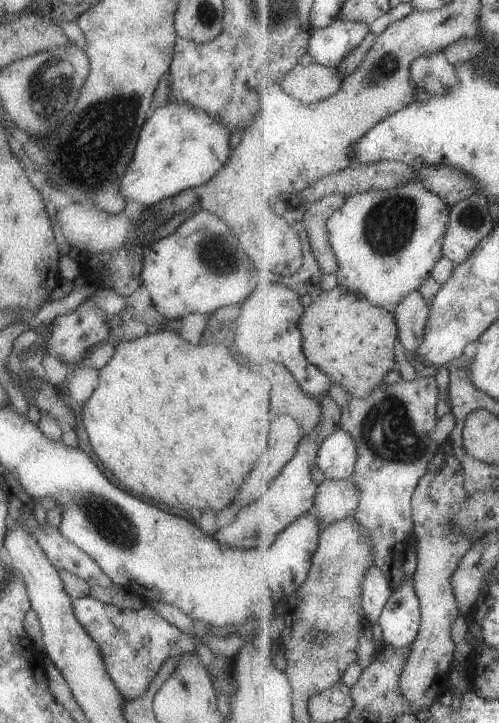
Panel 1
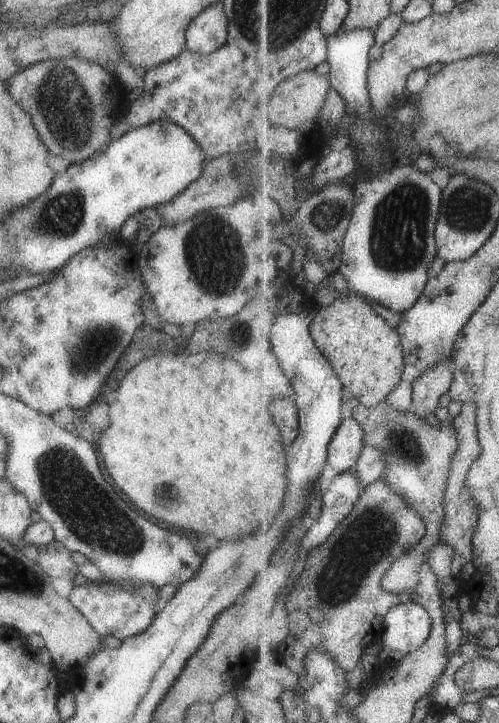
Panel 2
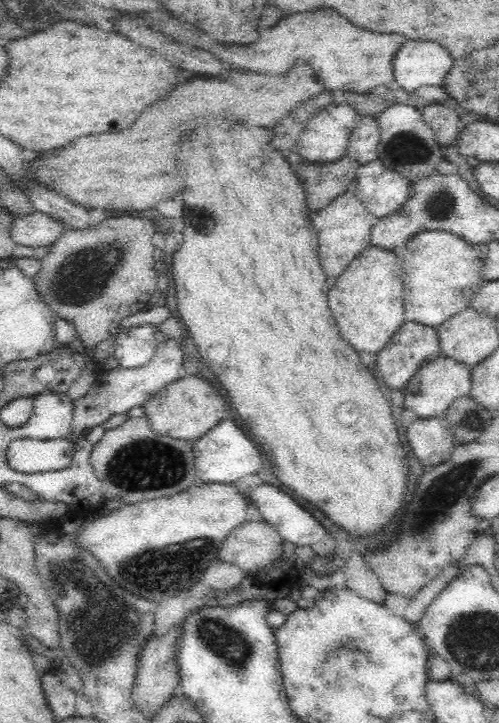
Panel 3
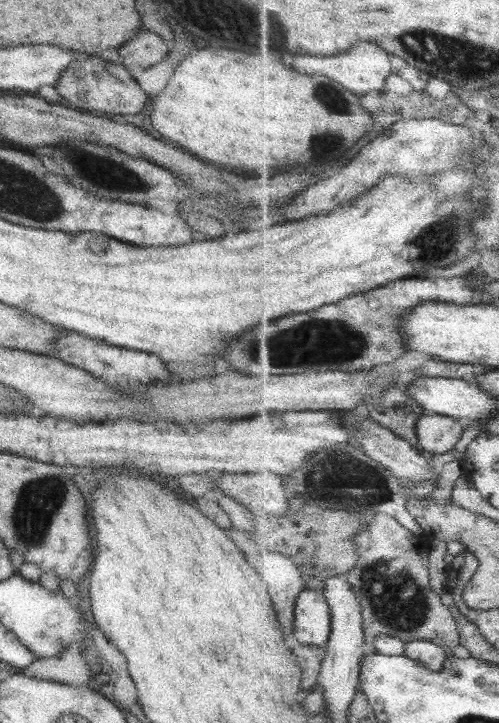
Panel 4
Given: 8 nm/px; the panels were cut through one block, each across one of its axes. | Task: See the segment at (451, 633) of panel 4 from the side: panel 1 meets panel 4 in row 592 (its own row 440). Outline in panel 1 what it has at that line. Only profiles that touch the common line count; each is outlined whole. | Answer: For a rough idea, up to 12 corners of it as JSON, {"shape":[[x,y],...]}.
{"shape":[[434,377],[341,406],[353,519],[396,591],[413,498],[441,444]]}

